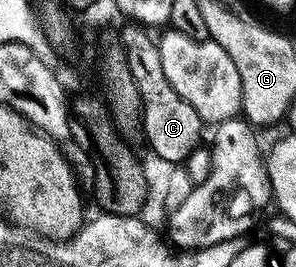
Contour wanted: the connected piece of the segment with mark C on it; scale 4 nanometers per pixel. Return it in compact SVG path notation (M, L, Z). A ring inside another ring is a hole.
M128 24L124 31L119 31L118 37L124 46L126 61L130 73L137 84L138 95L141 96L142 138L148 141L148 146L164 162L184 164L192 153L202 146L200 137L204 134L206 123L204 119L174 92L170 80L166 80L166 71L162 68L162 56L155 37L151 38L149 31L140 24Z

